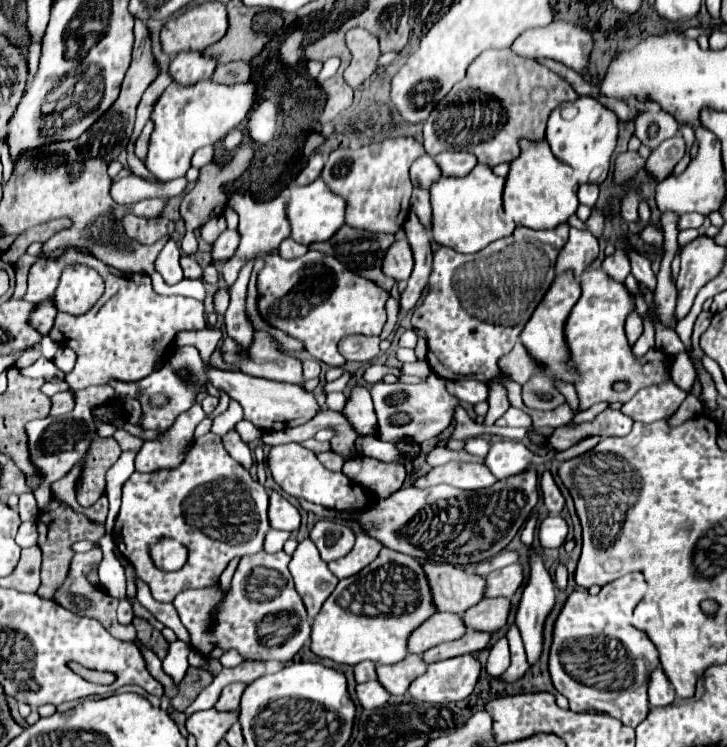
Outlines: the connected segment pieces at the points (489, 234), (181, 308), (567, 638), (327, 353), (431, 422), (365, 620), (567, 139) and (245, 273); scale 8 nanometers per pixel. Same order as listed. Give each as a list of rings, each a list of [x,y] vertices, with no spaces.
[[[478,164],[472,174],[464,178],[440,178],[432,190],[432,234],[442,246],[460,254],[474,254],[490,242],[506,238],[514,232],[514,220],[506,218],[502,208],[502,192],[506,180],[496,176],[490,166]]]
[[[68,248],[62,258],[36,260],[28,274],[28,292],[24,300],[46,300],[48,296],[52,296],[60,282],[62,270],[72,264],[94,268],[106,284],[104,296],[88,314],[56,314],[54,326],[48,332],[48,336],[56,344],[72,348],[78,356],[72,372],[64,376],[64,382],[72,390],[84,390],[88,386],[108,384],[112,380],[138,382],[154,372],[154,366],[162,362],[180,330],[204,328],[204,306],[198,300],[184,296],[158,296],[152,290],[150,276],[108,268],[96,256],[80,254],[74,248]]]
[[[640,572],[626,574],[612,584],[606,584],[598,596],[588,592],[574,592],[568,596],[556,626],[554,626],[554,644],[550,650],[550,676],[560,694],[570,702],[572,712],[604,712],[618,718],[622,724],[636,728],[650,712],[648,704],[648,680],[654,668],[660,668],[658,650],[648,640],[648,636],[630,626],[630,616],[636,604],[646,594],[646,580]]]
[[[272,250],[264,256],[264,270],[258,274],[258,308],[262,312],[262,318],[272,324],[274,328],[280,328],[288,332],[290,336],[304,342],[306,350],[312,358],[328,364],[328,366],[342,366],[344,358],[338,352],[338,342],[348,334],[366,334],[366,336],[380,336],[386,316],[386,300],[390,294],[384,288],[378,288],[374,282],[354,274],[344,264],[340,264],[336,258],[310,250],[308,254],[292,260],[280,258],[278,250]]]
[[[430,374],[420,384],[378,382],[372,388],[372,400],[378,416],[378,438],[388,442],[402,440],[402,442],[416,442],[416,444],[444,432],[450,426],[458,406],[458,398],[454,398],[446,390],[446,380],[436,374]]]
[[[382,548],[378,558],[370,562],[356,576],[342,578],[330,598],[324,602],[320,614],[312,626],[312,652],[320,658],[330,658],[338,664],[360,664],[364,660],[372,660],[378,664],[396,664],[408,656],[408,638],[410,634],[428,620],[436,612],[432,602],[432,590],[428,586],[428,578],[418,560],[394,552],[390,548]]]
[[[580,96],[574,102],[578,108],[578,116],[574,120],[562,120],[560,108],[556,108],[548,118],[546,140],[560,162],[566,162],[578,172],[580,184],[602,184],[610,172],[610,160],[616,148],[618,138],[618,118],[612,110],[604,108],[590,96]]]
[[[246,262],[240,270],[240,276],[236,280],[236,284],[230,290],[230,306],[224,314],[224,324],[226,324],[226,334],[232,336],[238,344],[248,346],[250,338],[252,338],[252,324],[248,320],[248,312],[246,312],[246,288],[248,288],[248,280],[250,280],[250,272],[252,272],[254,262]]]

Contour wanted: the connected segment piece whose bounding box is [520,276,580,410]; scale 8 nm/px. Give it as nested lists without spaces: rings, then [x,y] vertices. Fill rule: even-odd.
[[[558,276],[552,284],[552,288],[548,290],[548,296],[544,296],[544,300],[538,304],[536,312],[532,314],[532,318],[528,320],[528,324],[524,326],[522,334],[520,334],[520,342],[524,344],[526,352],[530,354],[530,358],[540,366],[540,370],[522,386],[522,398],[526,408],[532,410],[554,410],[560,404],[566,402],[566,398],[558,392],[554,380],[562,380],[562,382],[570,382],[576,384],[578,380],[578,370],[570,366],[570,350],[566,344],[566,336],[564,336],[564,324],[566,318],[570,314],[570,310],[574,308],[574,304],[580,298],[580,284],[576,280],[572,280],[572,276]],[[540,392],[550,392],[552,400],[540,400],[538,394]]]

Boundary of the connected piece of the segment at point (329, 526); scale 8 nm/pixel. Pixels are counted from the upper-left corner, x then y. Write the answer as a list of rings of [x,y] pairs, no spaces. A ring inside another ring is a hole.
[[[318,520],[310,532],[310,538],[318,546],[324,562],[340,560],[354,546],[354,532],[338,520]]]

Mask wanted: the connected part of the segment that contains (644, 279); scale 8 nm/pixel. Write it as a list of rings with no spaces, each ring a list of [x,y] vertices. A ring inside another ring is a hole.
[[[630,250],[630,256],[632,256],[632,274],[634,274],[634,278],[640,284],[644,284],[650,292],[654,292],[656,290],[656,276],[650,270],[650,260],[646,256],[634,252],[634,250]]]

